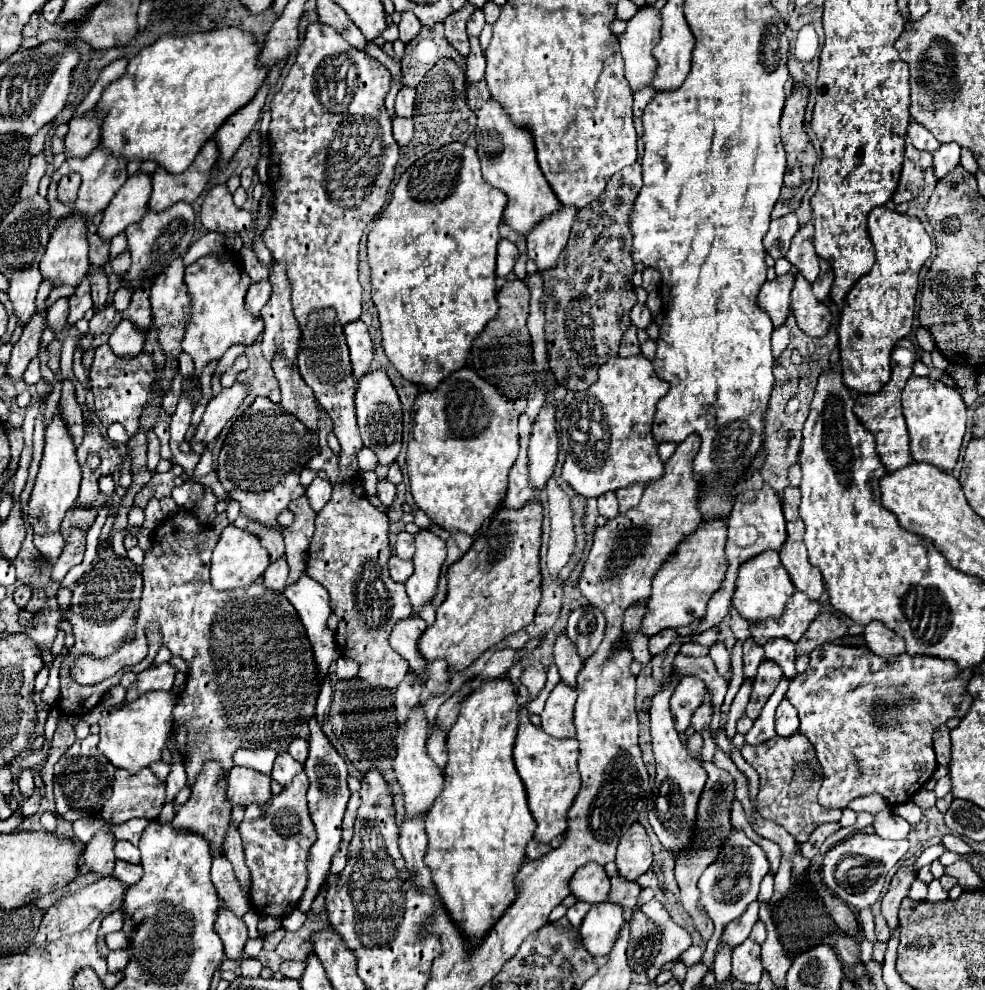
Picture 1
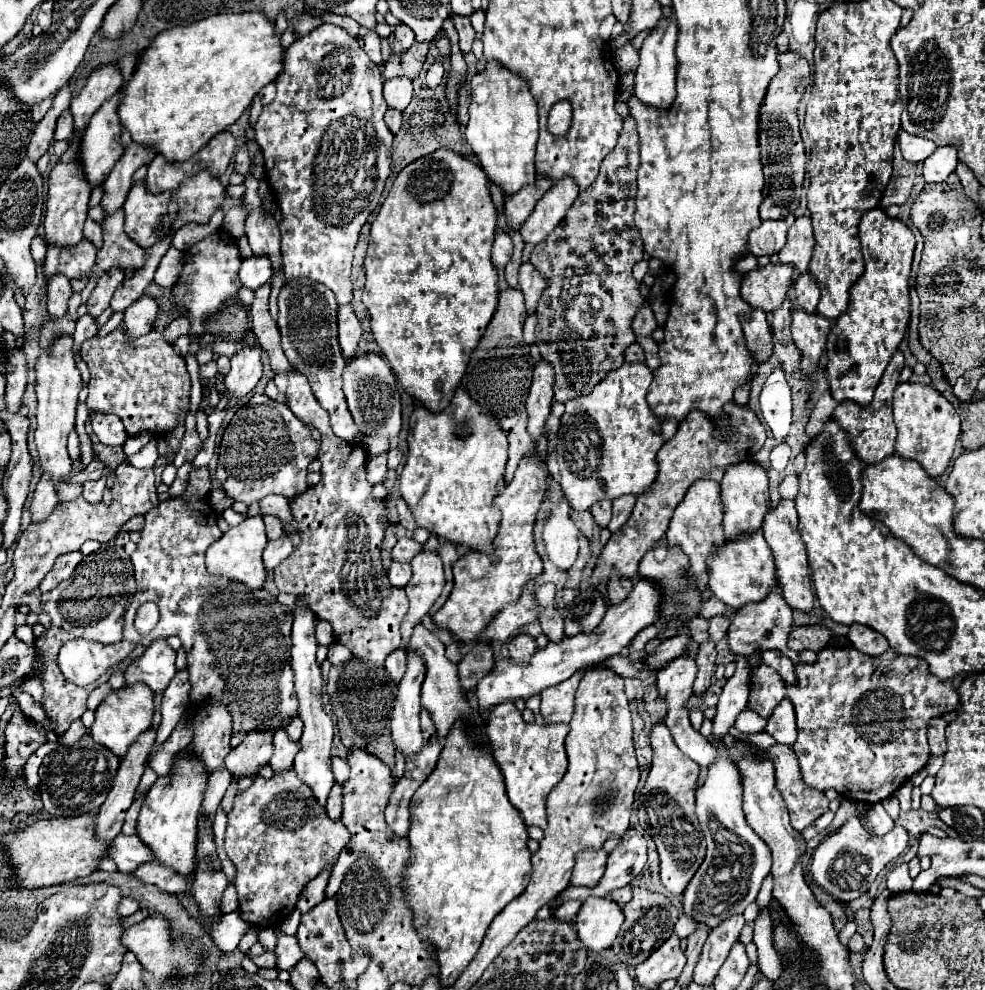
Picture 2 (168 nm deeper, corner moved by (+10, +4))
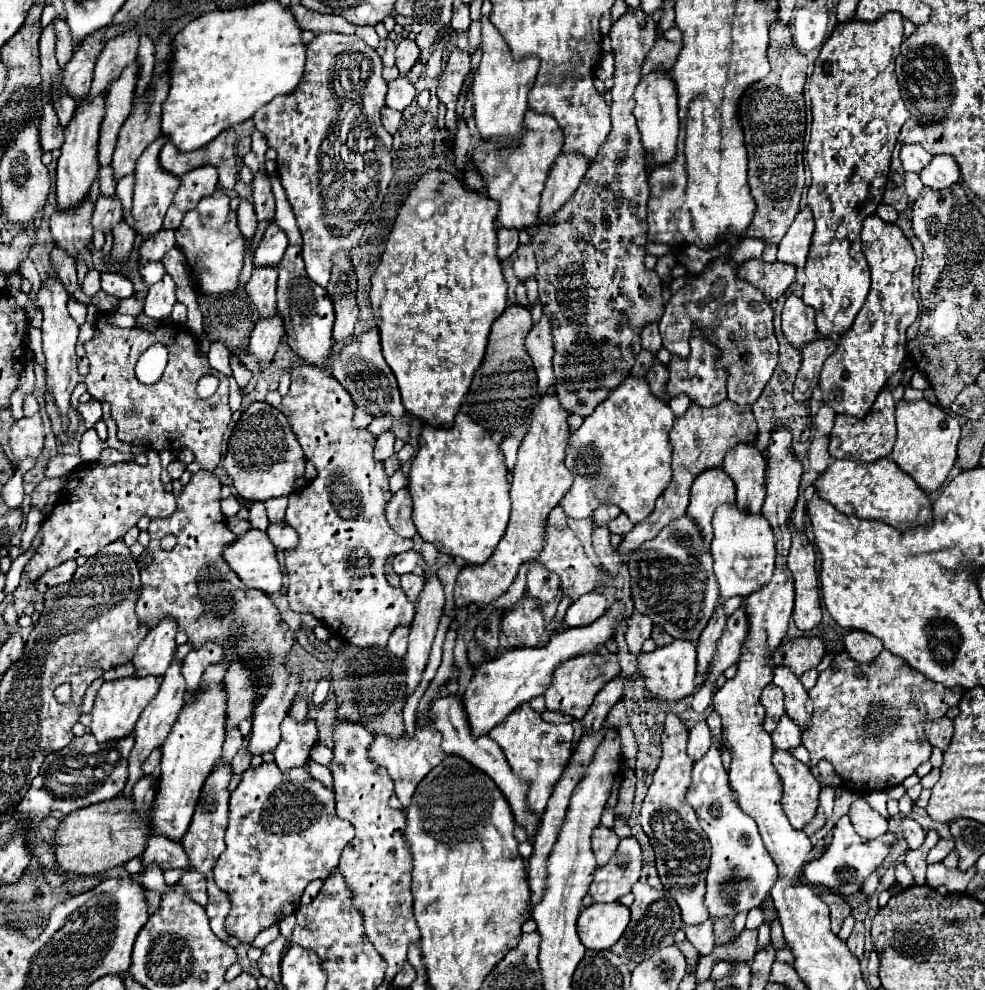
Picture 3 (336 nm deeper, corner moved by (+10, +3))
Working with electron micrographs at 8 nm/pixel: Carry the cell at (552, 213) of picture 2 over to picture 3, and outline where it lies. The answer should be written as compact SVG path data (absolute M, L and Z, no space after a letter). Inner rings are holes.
M578 153L558 155L558 161L554 161L554 165L550 167L550 177L542 193L538 219L546 219L554 211L558 211L574 195L588 171L588 163L590 161L586 161L586 157L578 157Z

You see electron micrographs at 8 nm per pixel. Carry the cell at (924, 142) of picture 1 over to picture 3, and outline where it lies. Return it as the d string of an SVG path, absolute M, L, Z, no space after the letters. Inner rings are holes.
M902 145L900 159L902 159L904 171L920 173L932 161L932 155L928 151L924 151L920 145Z

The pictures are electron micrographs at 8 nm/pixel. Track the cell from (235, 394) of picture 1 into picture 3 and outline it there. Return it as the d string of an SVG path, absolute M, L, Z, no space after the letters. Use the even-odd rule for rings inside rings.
M276 313L270 319L264 319L264 317L258 319L258 323L250 335L248 353L260 361L260 369L264 369L270 363L282 337L284 337L284 325L282 325L280 313Z

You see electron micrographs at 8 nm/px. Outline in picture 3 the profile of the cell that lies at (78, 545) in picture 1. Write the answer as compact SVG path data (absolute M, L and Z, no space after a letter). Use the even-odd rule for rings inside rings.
M64 561L62 565L58 565L58 569L50 569L50 573L44 573L42 577L38 577L38 581L34 581L34 587L44 593L50 587L56 587L60 583L68 583L70 577L74 575L76 569L76 561Z

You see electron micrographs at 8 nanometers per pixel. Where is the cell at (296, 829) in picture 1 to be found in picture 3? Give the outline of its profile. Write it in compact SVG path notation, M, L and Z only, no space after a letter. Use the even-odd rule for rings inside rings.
M262 763L258 767L250 767L244 771L244 777L242 777L242 783L232 791L232 797L230 797L230 821L228 821L228 829L226 829L226 851L222 853L222 857L218 857L216 865L214 865L214 881L218 885L218 889L222 889L224 893L228 893L230 897L230 903L232 903L232 909L224 921L224 927L228 931L228 935L234 935L240 939L240 943L252 943L254 937L274 925L274 923L280 923L284 917L288 917L290 913L294 913L298 907L300 907L300 897L306 889L306 885L314 879L326 879L336 867L338 867L338 859L340 859L340 853L342 849L346 847L346 843L354 837L354 827L348 823L348 821L342 821L338 819L336 815L336 809L334 809L334 795L332 795L332 789L324 787L320 781L312 779L308 775L308 771L304 767L298 767L298 769L290 769L286 773L282 773L274 763Z

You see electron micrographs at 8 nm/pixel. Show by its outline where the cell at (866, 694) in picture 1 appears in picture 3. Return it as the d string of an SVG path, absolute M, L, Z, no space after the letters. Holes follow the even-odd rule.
M884 649L872 663L856 663L846 653L834 657L832 665L818 675L816 685L810 689L810 699L814 703L814 713L810 727L802 733L802 745L810 751L812 765L820 759L828 759L842 777L844 787L866 795L870 791L884 791L900 785L918 765L930 759L932 745L926 739L924 723L944 717L950 707L958 705L962 689L956 691L934 683L906 663L900 667L900 657Z

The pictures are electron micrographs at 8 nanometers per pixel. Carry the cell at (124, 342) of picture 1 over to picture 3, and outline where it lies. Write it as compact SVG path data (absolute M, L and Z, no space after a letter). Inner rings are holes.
M166 273L164 279L160 279L156 285L150 287L144 299L144 315L148 315L154 321L160 321L164 317L170 317L174 303L176 303L176 283Z

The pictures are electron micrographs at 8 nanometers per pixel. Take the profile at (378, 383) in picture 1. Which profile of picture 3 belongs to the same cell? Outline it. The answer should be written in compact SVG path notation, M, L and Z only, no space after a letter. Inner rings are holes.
M376 327L358 335L358 337L352 337L344 345L344 349L338 351L332 357L330 371L346 387L346 391L352 395L354 403L372 409L374 417L392 417L392 419L398 421L400 417L406 415L404 405L400 401L400 391L398 391L398 385L396 385L396 377L382 357L380 333L378 333Z

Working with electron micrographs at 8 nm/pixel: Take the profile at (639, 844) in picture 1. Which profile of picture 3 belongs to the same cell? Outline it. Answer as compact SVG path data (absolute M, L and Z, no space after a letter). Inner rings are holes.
M634 837L620 839L620 845L606 865L596 867L590 895L594 901L612 903L630 893L642 869L642 849Z

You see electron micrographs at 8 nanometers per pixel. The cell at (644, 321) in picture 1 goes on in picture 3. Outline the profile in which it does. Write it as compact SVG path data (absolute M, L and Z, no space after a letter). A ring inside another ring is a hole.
M650 323L646 325L646 329L642 331L642 347L650 353L658 353L662 349L662 337L658 333L658 325Z

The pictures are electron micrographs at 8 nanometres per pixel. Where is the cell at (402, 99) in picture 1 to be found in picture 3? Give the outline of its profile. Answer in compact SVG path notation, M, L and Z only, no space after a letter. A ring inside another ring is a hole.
M398 77L388 83L388 93L386 93L386 107L404 111L416 97L416 89L406 77Z

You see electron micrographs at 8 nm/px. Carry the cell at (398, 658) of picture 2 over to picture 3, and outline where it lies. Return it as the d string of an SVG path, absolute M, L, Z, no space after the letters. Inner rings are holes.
M398 625L398 629L394 629L388 641L388 651L392 651L392 655L398 655L398 657L406 655L408 633L410 633L410 625Z

